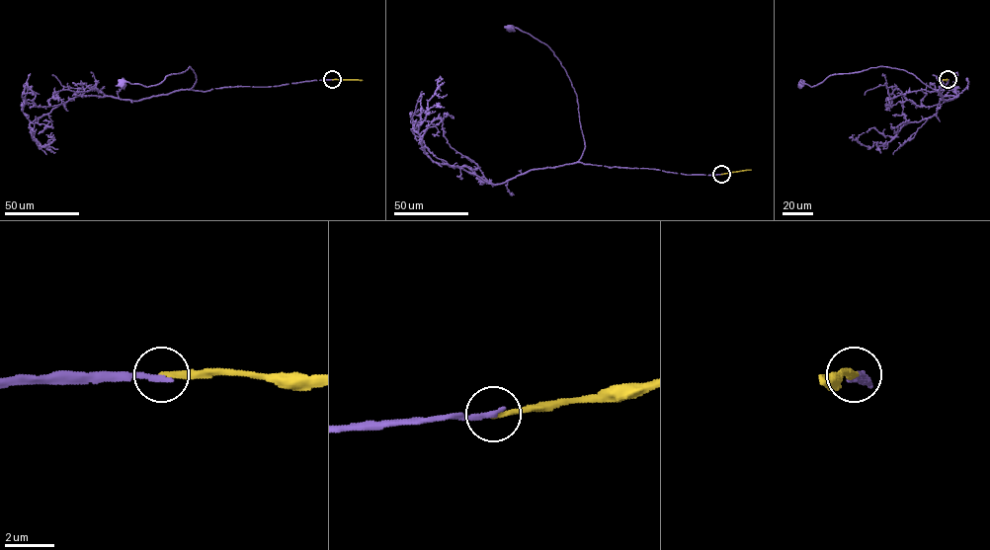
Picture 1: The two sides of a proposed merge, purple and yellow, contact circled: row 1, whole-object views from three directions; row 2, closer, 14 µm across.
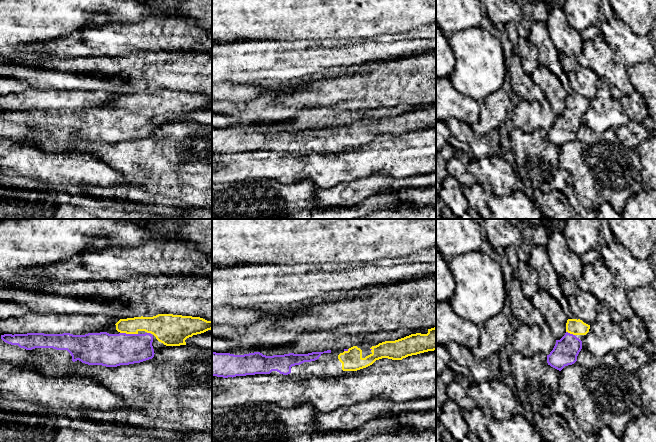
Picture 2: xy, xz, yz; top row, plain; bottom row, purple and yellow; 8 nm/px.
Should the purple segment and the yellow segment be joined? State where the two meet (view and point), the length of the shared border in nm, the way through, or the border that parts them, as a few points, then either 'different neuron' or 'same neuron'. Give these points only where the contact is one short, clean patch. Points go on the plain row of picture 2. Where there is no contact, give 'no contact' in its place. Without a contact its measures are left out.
contact xy (129, 110); length 140 nm; way xy (111, 126), (129, 110), (137, 102), (159, 102); same neuron

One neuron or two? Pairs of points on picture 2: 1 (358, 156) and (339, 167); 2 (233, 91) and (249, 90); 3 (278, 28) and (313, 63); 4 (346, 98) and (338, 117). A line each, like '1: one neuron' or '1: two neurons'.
1: one neuron
2: one neuron
3: two neurons
4: two neurons

